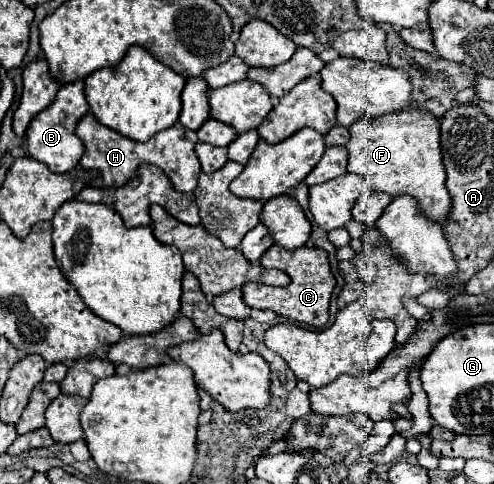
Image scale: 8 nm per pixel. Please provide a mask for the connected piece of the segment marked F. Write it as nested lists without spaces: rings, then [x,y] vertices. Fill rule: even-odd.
[[[403,109],[383,113],[379,117],[361,117],[349,127],[351,139],[345,145],[349,151],[347,171],[361,173],[371,179],[373,191],[383,191],[391,197],[409,193],[419,201],[423,213],[445,225],[451,209],[451,197],[445,187],[445,167],[439,145],[439,121],[423,109]]]

